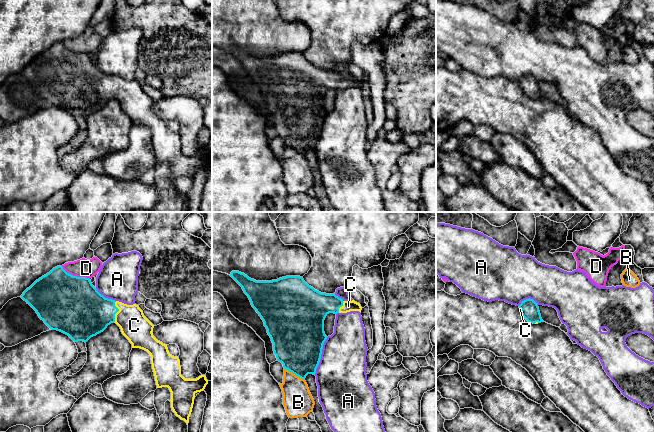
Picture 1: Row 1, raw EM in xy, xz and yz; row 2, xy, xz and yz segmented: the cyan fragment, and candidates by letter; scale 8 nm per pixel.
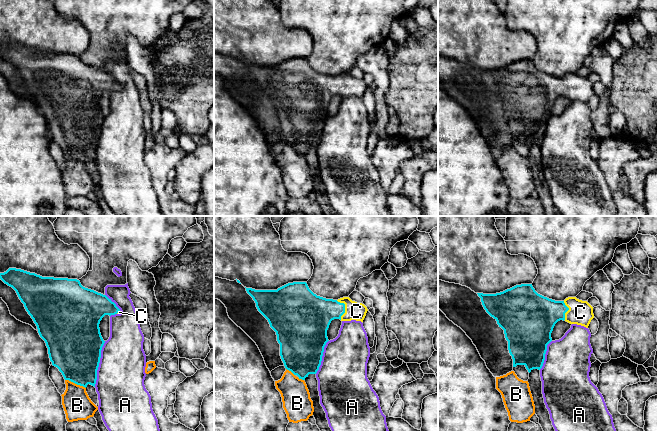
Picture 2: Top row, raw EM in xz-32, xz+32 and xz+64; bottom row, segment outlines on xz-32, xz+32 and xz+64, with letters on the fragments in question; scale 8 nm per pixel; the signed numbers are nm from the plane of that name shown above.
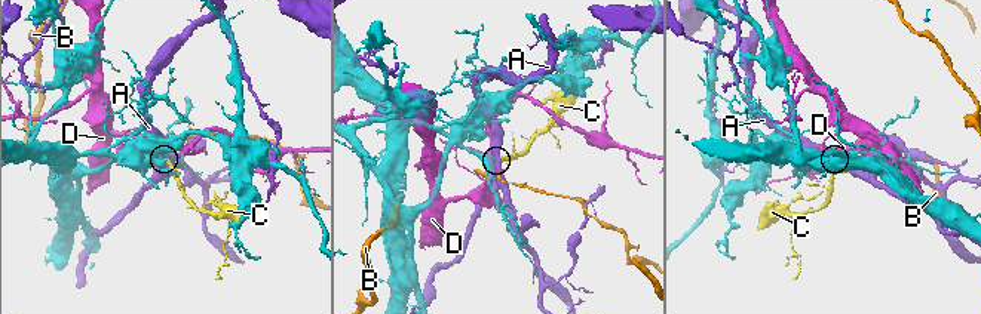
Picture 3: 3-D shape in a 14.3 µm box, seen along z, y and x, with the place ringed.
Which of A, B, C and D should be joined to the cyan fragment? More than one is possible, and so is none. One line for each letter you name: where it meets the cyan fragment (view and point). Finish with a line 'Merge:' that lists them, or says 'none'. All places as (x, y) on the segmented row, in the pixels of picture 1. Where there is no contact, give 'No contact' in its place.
C: Touches cyan at xy (117, 311)
Merge: C

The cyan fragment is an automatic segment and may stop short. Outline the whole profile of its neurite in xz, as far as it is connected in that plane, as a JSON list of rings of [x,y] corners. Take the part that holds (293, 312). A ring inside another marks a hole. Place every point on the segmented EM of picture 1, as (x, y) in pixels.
[[[232,271],[230,276],[242,287],[252,307],[263,320],[267,333],[273,343],[273,351],[277,361],[283,364],[284,369],[304,380],[308,374],[315,375],[319,365],[323,344],[327,339],[324,332],[324,320],[326,316],[329,313],[361,312],[362,310],[361,305],[354,300],[344,301],[335,294],[326,294],[315,290],[300,276],[286,276],[272,281],[256,281],[239,271]]]

